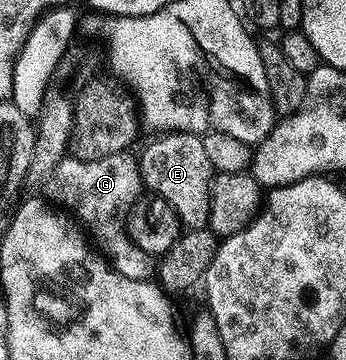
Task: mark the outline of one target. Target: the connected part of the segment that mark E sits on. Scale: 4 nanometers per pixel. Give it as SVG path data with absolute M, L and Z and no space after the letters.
M167 132L158 135L139 152L141 182L158 200L166 200L177 211L186 229L209 227L209 190L215 175L196 132Z

